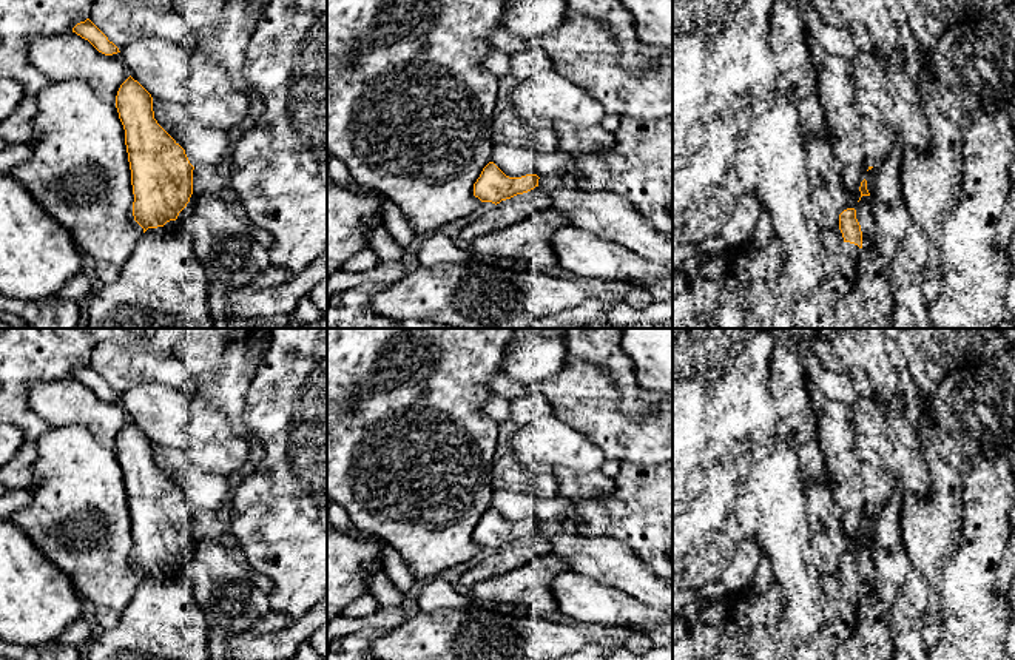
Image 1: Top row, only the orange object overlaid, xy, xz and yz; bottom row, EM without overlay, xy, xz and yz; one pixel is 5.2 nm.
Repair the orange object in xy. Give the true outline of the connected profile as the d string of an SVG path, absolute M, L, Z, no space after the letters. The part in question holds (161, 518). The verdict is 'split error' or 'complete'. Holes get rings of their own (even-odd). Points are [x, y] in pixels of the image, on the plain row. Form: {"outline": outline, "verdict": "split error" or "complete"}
{"outline": "M131 421L117 436L116 453L125 475L133 561L145 578L176 566L187 552L194 512L185 495L154 464L151 439Z", "verdict": "complete"}

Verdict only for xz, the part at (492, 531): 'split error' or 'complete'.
complete

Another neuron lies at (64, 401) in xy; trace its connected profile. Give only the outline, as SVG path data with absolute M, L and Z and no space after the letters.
M76 378L32 382L28 401L31 410L49 426L82 424L114 452L120 430L131 421L120 398L105 401Z

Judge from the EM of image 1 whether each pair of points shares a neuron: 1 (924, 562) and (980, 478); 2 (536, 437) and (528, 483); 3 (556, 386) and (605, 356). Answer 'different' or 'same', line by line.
1: different
2: different
3: different

